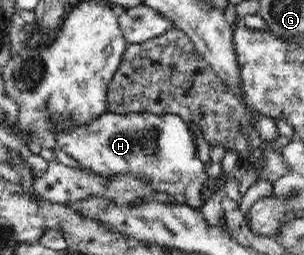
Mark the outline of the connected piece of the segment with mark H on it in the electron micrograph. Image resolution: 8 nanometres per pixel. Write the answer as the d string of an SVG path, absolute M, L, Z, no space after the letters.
M106 111L89 122L58 128L54 137L56 148L74 158L81 168L108 176L130 172L146 178L152 184L154 193L172 194L177 198L176 203L202 207L198 196L207 178L204 163L196 157L194 131L178 115L118 115Z

